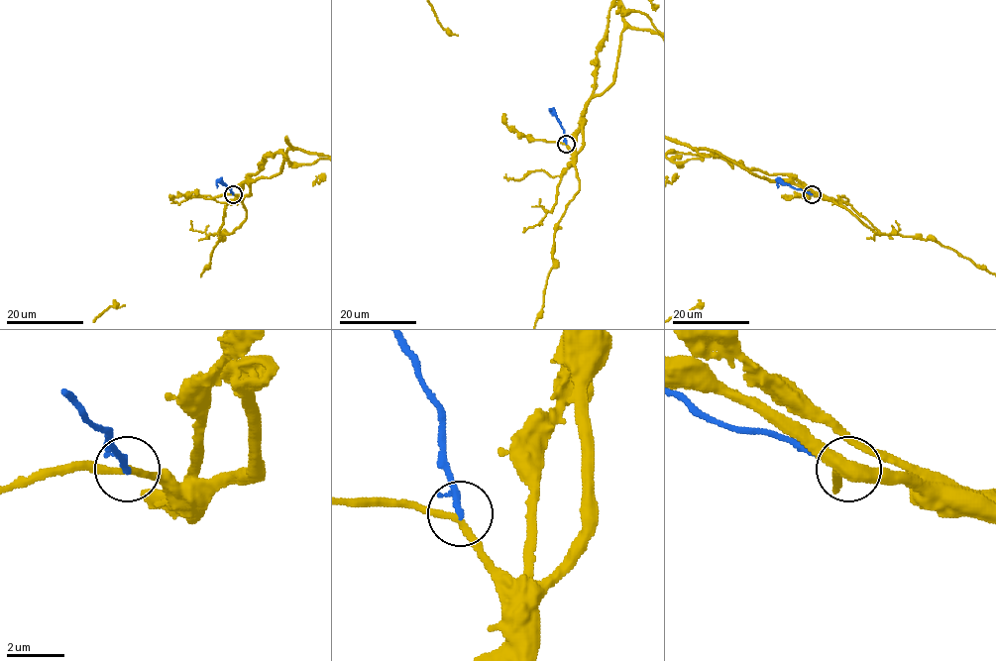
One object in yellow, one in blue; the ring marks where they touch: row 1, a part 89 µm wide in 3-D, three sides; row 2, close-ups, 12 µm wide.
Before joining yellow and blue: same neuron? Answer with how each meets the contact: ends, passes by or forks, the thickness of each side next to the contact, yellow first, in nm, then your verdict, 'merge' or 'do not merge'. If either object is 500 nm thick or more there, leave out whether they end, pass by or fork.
yellow passes by; blue passes by; 240 nm thick on the yellow side, 150 nm on the other; do not merge

